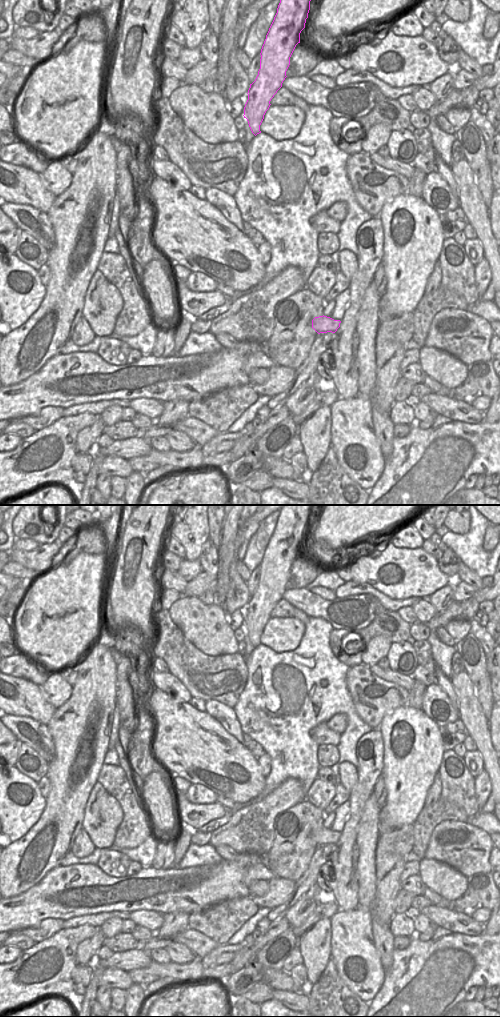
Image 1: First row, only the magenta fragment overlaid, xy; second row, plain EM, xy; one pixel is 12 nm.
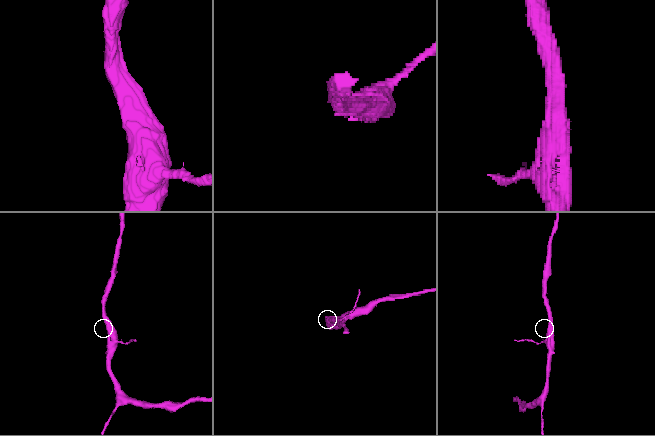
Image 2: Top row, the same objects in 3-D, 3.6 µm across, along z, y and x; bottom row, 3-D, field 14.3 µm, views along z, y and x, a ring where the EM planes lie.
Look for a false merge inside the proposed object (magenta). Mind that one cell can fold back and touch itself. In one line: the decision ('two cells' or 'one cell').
one cell

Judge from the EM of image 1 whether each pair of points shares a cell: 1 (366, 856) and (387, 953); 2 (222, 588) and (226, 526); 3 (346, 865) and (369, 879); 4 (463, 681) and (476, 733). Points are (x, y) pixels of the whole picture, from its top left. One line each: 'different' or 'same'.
1: same
2: same
3: different
4: same

